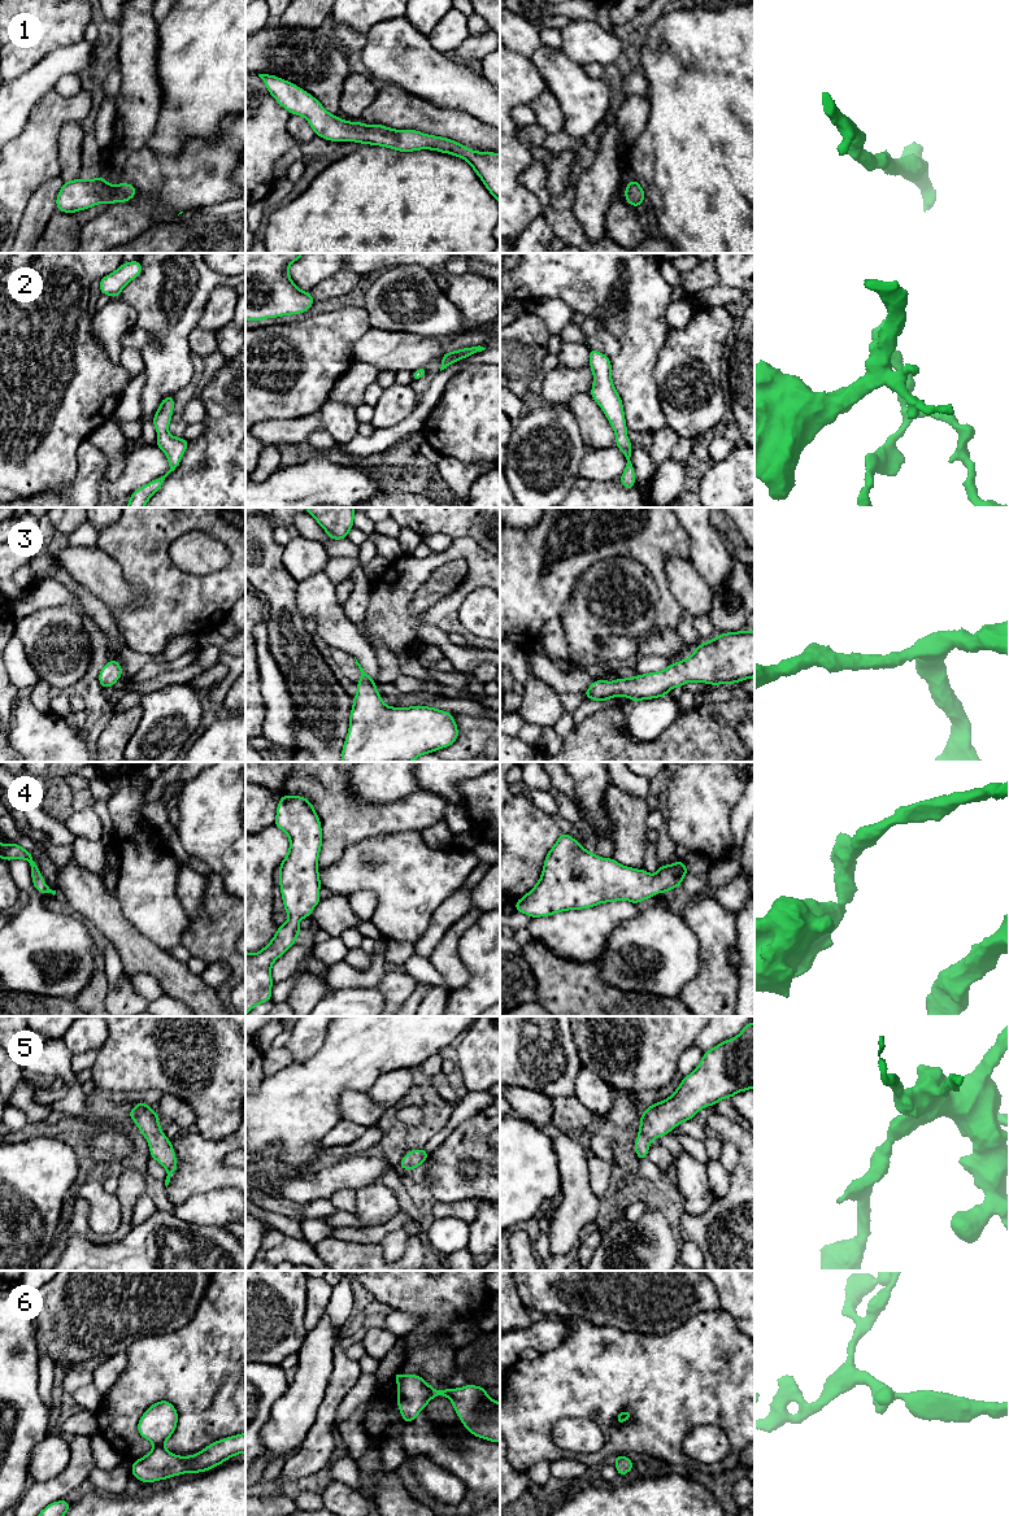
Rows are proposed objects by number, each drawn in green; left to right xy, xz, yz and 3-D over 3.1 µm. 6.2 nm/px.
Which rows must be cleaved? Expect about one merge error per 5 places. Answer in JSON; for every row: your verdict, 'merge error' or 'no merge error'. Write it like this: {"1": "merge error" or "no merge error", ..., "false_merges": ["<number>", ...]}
{"1": "no merge error", "2": "no merge error", "3": "no merge error", "4": "no merge error", "5": "no merge error", "6": "no merge error", "false_merges": []}

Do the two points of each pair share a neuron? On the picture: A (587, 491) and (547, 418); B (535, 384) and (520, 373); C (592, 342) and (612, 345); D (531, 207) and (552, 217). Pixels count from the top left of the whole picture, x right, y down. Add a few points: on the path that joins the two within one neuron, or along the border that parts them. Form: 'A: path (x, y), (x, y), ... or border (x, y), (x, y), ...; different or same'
A: border (579, 476), (566, 493); different
B: border (547, 354), (540, 370), (530, 383), (529, 391); different
C: path (597, 342), (607, 343); same
D: border (543, 205), (544, 213); different

